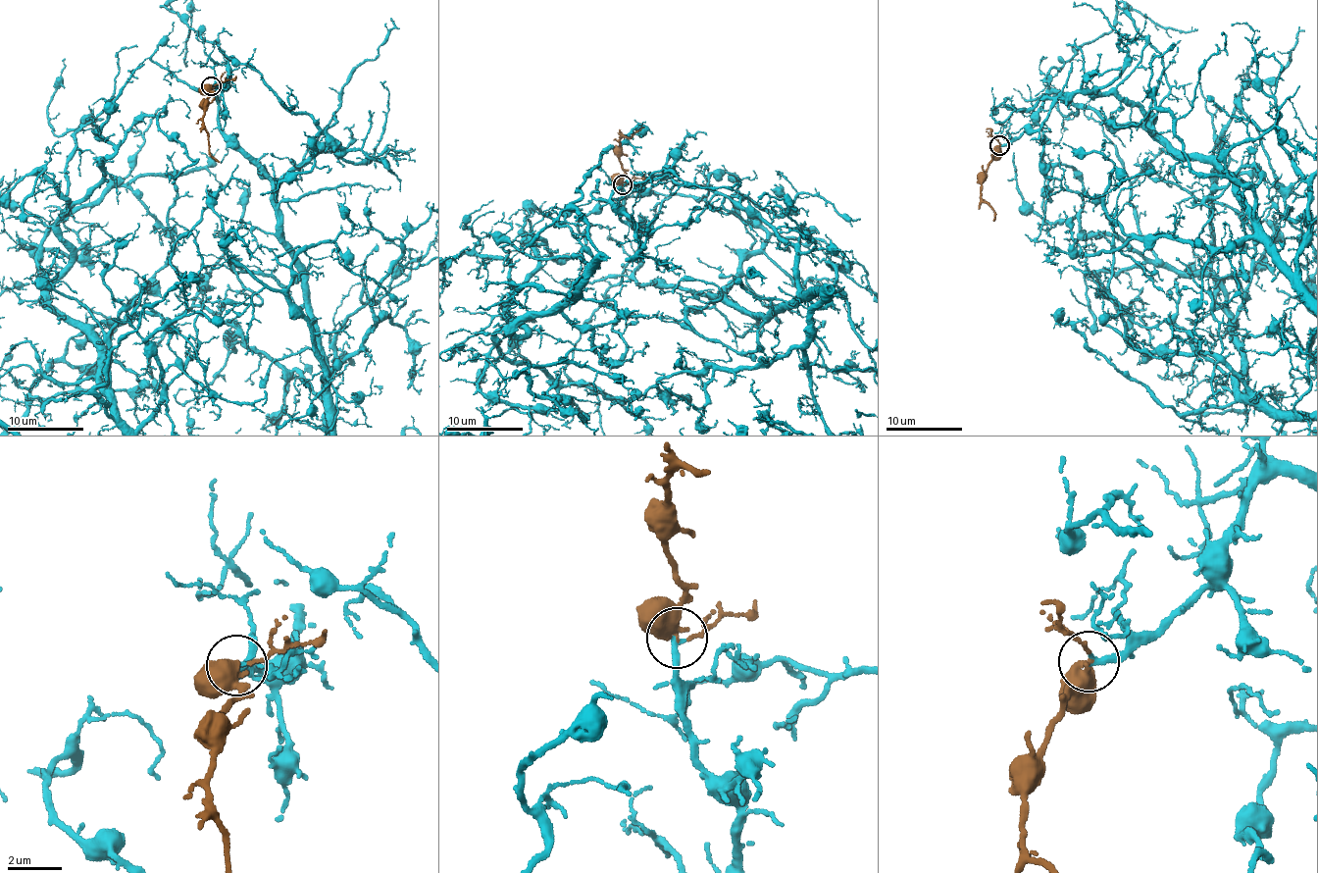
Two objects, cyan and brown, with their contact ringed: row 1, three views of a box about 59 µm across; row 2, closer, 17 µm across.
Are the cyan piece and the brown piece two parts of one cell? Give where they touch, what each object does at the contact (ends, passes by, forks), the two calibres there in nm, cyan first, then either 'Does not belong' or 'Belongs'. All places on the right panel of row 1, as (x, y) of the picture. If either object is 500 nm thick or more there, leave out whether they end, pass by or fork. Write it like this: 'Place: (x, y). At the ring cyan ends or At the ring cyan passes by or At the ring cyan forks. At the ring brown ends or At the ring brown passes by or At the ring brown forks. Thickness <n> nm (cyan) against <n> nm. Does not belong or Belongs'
Place: (999, 145). At the ring cyan ends. At the ring brown passes by. Thickness 240 nm (cyan) against 380 nm. Belongs

